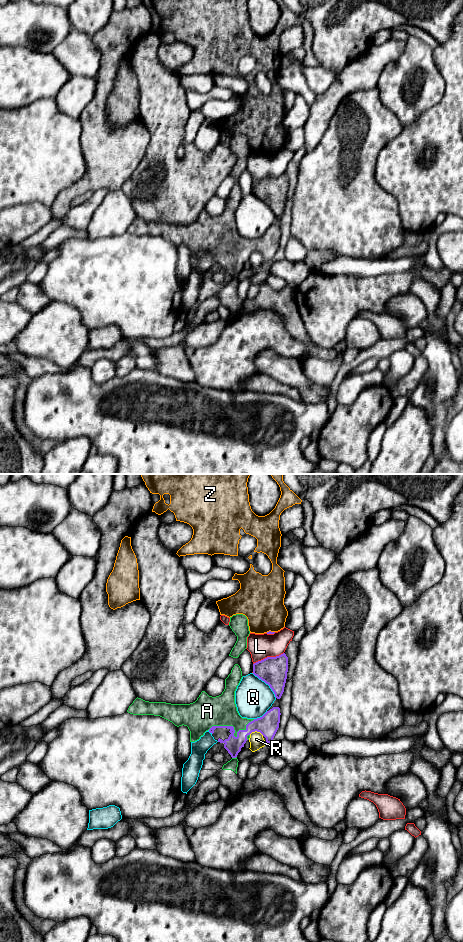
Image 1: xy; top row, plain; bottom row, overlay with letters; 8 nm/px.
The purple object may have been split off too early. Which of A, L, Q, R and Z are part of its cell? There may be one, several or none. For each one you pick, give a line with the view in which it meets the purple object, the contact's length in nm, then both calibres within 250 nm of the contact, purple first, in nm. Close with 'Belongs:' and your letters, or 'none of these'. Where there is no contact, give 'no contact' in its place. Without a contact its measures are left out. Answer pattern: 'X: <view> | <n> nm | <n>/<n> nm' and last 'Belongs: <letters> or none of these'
A: xy | 380 nm | 140/260 nm
Belongs: A

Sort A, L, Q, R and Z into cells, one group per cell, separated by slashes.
A / L / Q / R / Z

